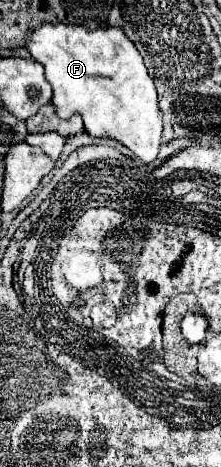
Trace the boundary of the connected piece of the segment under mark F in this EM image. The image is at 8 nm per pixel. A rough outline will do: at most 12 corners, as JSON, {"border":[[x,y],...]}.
{"border":[[43,24],[27,50],[63,120],[157,158],[153,78],[119,28]]}

